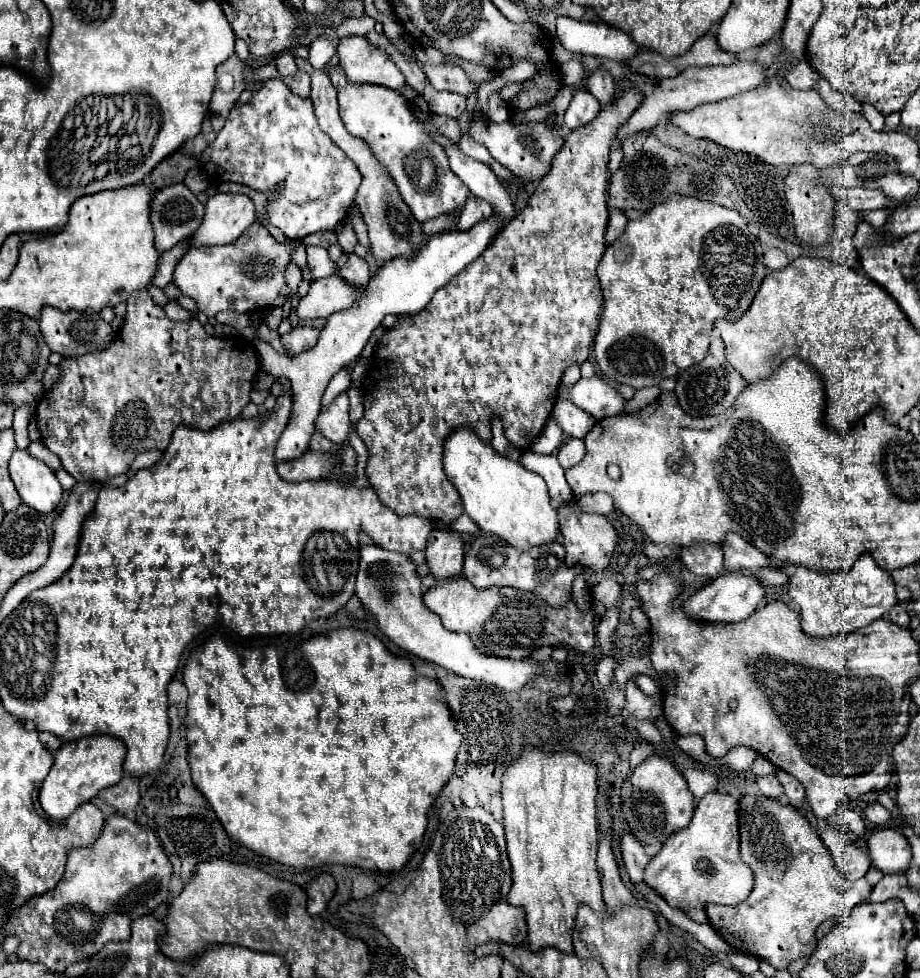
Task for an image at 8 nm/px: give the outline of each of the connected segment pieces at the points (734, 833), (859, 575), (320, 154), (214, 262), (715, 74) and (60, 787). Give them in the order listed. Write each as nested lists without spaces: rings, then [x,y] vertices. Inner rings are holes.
[[[707,793],[691,823],[673,833],[661,847],[661,851],[649,861],[645,869],[647,885],[655,887],[659,895],[679,909],[705,907],[705,903],[733,905],[747,899],[753,889],[753,871],[741,861],[739,855],[739,799],[729,793]]]
[[[867,553],[855,561],[853,569],[841,573],[815,571],[799,565],[791,573],[787,591],[793,603],[799,607],[803,631],[813,637],[833,637],[857,631],[875,619],[885,617],[887,611],[897,603],[895,581]]]
[[[281,79],[265,81],[249,103],[231,109],[217,139],[203,151],[201,163],[217,181],[235,181],[257,191],[269,191],[269,199],[275,197],[269,205],[269,221],[289,239],[303,239],[317,231],[335,229],[347,217],[361,183],[361,173],[355,163],[319,129],[311,99],[293,95]],[[277,183],[283,183],[283,187],[275,189]]]
[[[257,221],[233,243],[217,245],[217,247],[191,247],[175,267],[173,285],[179,287],[183,295],[191,297],[197,305],[197,311],[205,313],[207,317],[213,317],[221,311],[249,313],[253,309],[263,311],[267,307],[279,307],[285,303],[285,297],[289,293],[283,279],[283,269],[291,261],[289,253],[291,253],[291,245],[283,245],[275,241],[275,237]]]
[[[737,61],[737,63],[727,65],[727,67],[725,65],[717,65],[717,67],[687,67],[679,77],[661,79],[659,83],[655,83],[653,93],[645,95],[641,105],[627,119],[627,123],[621,125],[621,129],[617,131],[615,143],[617,143],[617,147],[621,147],[621,143],[627,137],[631,137],[633,133],[641,133],[641,131],[657,127],[657,123],[663,117],[671,117],[675,111],[687,111],[687,109],[693,109],[695,105],[703,105],[703,103],[711,103],[711,101],[733,97],[737,93],[743,93],[743,91],[759,87],[763,83],[763,79],[765,79],[765,69],[759,67],[755,61]]]
[[[91,735],[63,743],[59,751],[55,751],[55,763],[39,791],[39,803],[43,811],[51,819],[67,819],[79,803],[91,801],[101,789],[119,783],[123,777],[125,753],[125,743],[113,735]]]

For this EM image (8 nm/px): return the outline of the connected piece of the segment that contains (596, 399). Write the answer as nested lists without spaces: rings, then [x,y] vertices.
[[[601,377],[591,379],[579,379],[569,389],[559,387],[559,397],[571,399],[579,409],[587,411],[595,419],[605,419],[611,415],[621,415],[625,411],[625,399],[623,395]]]

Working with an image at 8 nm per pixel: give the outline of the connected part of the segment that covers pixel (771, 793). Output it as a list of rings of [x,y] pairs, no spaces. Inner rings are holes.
[[[775,775],[759,777],[759,779],[757,779],[757,785],[759,785],[759,789],[761,789],[761,793],[763,793],[765,797],[771,797],[771,799],[775,799],[775,801],[779,801],[779,803],[785,803],[783,787],[781,787],[781,783],[779,783],[779,779],[777,779]]]

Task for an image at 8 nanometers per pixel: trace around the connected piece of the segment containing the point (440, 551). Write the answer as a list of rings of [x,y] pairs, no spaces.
[[[433,529],[425,553],[427,553],[427,565],[437,579],[461,575],[465,555],[465,541],[461,533]]]

